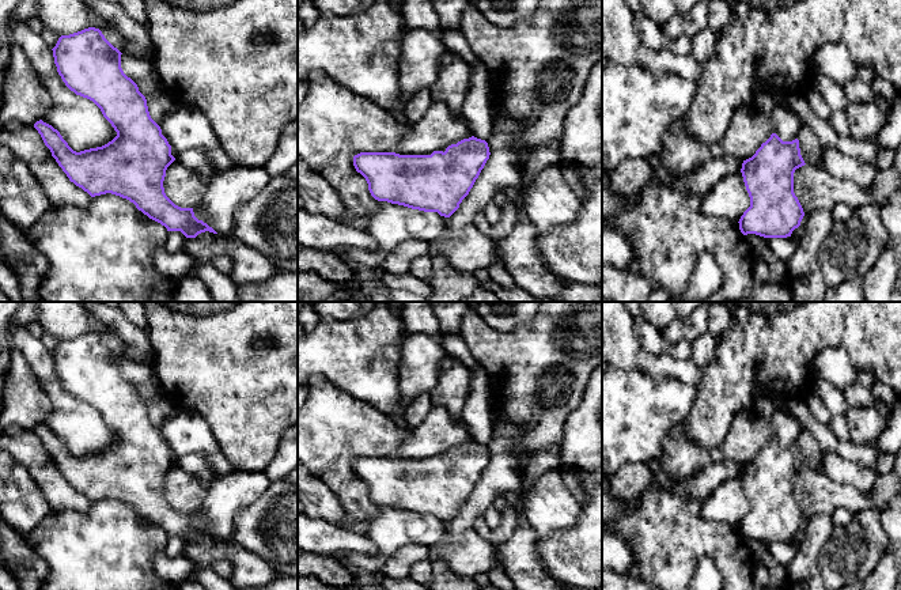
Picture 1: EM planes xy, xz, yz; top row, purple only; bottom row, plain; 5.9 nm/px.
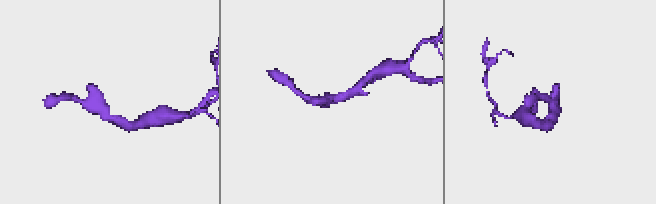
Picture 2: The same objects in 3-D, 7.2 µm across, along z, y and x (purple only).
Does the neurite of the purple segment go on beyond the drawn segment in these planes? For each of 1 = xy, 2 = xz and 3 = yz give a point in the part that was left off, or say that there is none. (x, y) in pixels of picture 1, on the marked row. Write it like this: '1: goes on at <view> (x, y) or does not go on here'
1: does not go on here
2: does not go on here
3: does not go on here

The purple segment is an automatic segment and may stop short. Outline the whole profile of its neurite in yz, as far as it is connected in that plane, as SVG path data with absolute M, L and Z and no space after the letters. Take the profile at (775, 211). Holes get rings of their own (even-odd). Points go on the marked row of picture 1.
M772 133L752 158L743 160L741 173L750 197L750 207L738 222L743 235L787 238L800 226L805 212L794 193L794 173L805 164L799 140L783 141L776 133Z

